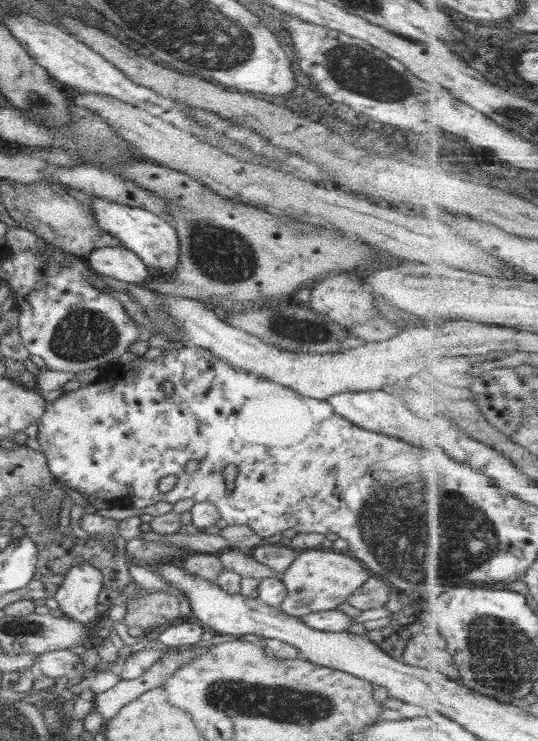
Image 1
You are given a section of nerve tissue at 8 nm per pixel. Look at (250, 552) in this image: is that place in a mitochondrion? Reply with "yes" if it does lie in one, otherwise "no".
no

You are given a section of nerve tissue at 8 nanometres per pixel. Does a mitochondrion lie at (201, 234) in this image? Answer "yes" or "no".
yes

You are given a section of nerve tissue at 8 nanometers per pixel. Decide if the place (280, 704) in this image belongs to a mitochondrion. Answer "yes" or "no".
yes

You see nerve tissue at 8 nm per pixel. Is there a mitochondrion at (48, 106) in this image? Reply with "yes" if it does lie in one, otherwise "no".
yes

